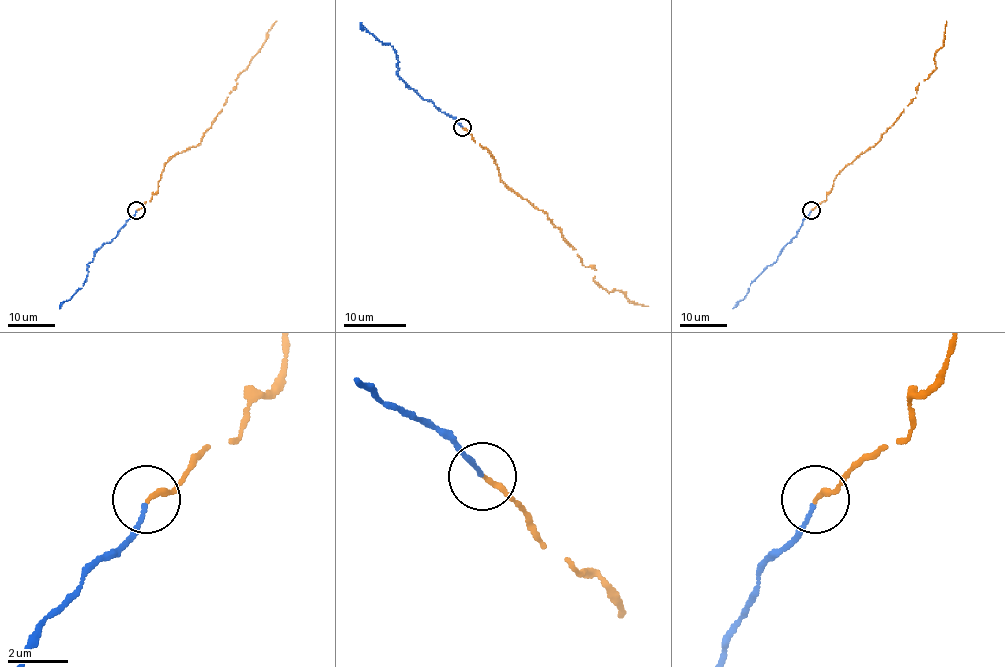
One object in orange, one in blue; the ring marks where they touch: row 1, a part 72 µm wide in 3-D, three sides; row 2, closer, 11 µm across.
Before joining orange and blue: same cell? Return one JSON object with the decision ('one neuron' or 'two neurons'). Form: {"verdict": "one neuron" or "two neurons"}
{"verdict": "one neuron"}

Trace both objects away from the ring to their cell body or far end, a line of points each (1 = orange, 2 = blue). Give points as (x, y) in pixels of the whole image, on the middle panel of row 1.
1: (462, 126), (491, 153), (500, 178), (547, 214), (594, 270), (593, 279), (648, 306)
2: (462, 126), (407, 85), (398, 74), (396, 51), (390, 45), (379, 41), (361, 22)

